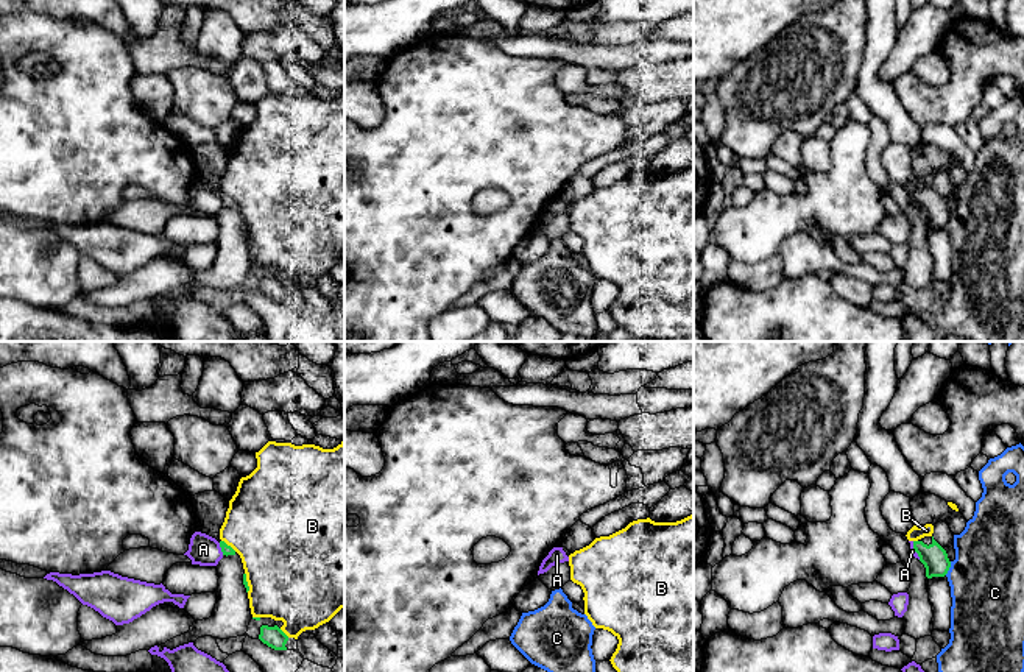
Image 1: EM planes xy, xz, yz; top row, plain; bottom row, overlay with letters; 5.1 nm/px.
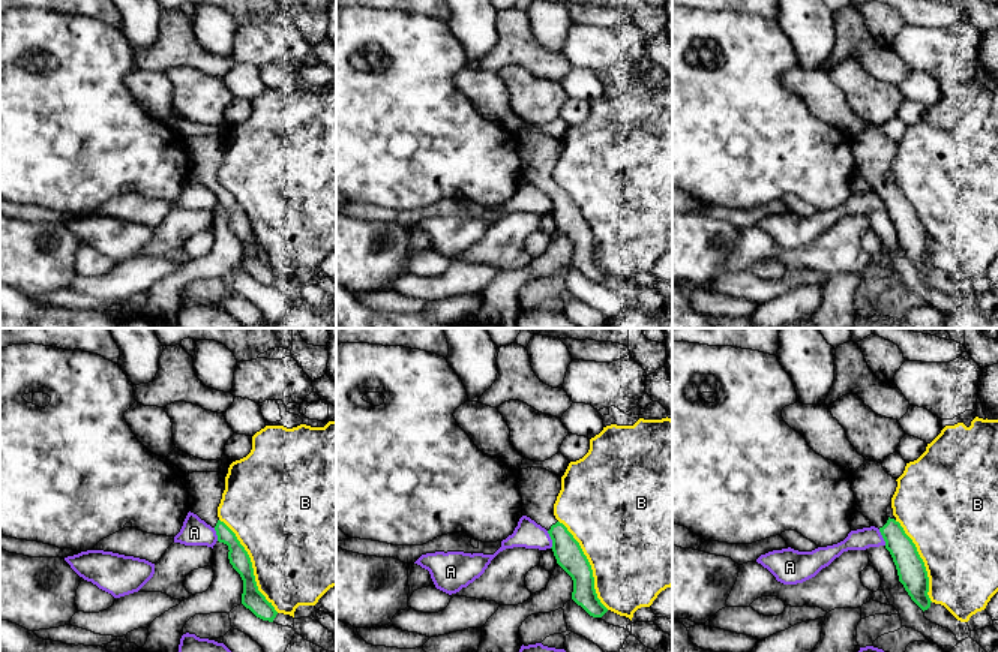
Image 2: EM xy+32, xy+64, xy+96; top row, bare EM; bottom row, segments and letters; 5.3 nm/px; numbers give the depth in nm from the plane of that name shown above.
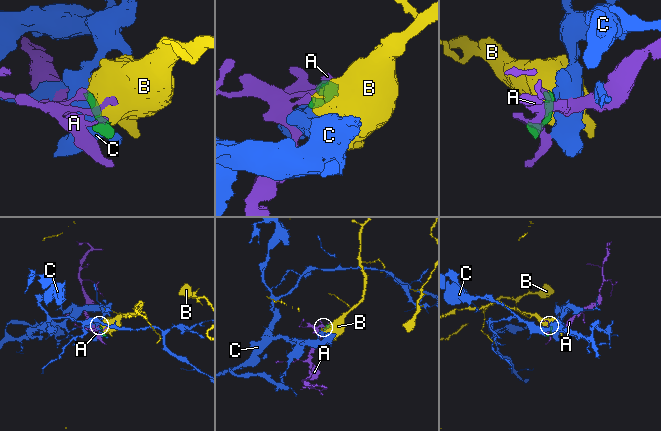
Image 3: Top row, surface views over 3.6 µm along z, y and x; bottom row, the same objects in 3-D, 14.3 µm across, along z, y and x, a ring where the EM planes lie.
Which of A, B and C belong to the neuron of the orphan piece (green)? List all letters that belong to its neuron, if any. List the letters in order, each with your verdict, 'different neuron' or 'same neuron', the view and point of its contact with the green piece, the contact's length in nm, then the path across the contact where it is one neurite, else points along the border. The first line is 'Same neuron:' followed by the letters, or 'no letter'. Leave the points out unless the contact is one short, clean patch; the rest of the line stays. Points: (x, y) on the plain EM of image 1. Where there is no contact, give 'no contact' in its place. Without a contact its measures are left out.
Same neuron: no letter
A: different neuron | xy (222, 200) | 70 nm
B: different neuron | xy (229, 197) | 100 nm
C: different neuron | yz (949, 217) | 80 nm

